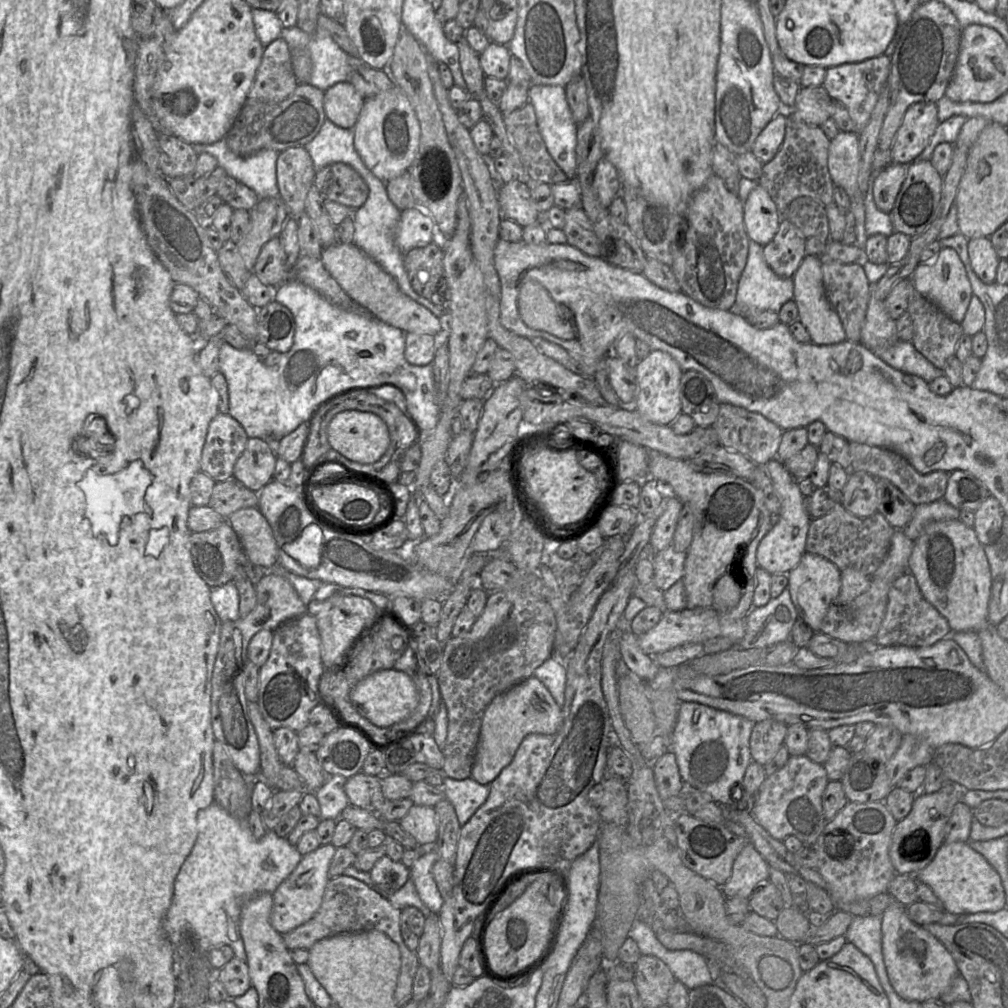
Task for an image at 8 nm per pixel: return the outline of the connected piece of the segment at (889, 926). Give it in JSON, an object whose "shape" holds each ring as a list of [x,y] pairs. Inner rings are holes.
{"shape":[[[893,901],[882,916],[882,954],[895,992],[904,1000],[920,1003],[940,998],[959,973],[952,955],[937,938],[910,919],[907,906]]]}

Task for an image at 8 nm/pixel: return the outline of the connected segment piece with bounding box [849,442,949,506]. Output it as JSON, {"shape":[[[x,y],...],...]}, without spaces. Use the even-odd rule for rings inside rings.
{"shape":[[[849,442],[851,467],[849,472],[864,471],[875,479],[883,478],[896,486],[915,506],[942,499],[947,488],[949,473],[935,471],[922,475],[898,453],[876,446]]]}

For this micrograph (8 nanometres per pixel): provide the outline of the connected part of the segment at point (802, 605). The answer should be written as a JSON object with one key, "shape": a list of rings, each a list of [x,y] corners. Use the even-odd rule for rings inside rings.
{"shape":[[[804,553],[799,563],[788,574],[787,590],[797,611],[798,618],[803,620],[815,633],[819,632],[822,621],[830,604],[838,597],[840,591],[840,570],[827,559]]]}

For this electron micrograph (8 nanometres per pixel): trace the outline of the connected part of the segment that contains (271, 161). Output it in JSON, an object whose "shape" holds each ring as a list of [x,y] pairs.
{"shape":[[[224,138],[213,144],[191,146],[197,154],[213,156],[228,176],[250,188],[259,199],[279,197],[276,178],[278,152],[263,149],[249,157],[240,157],[230,151]]]}

